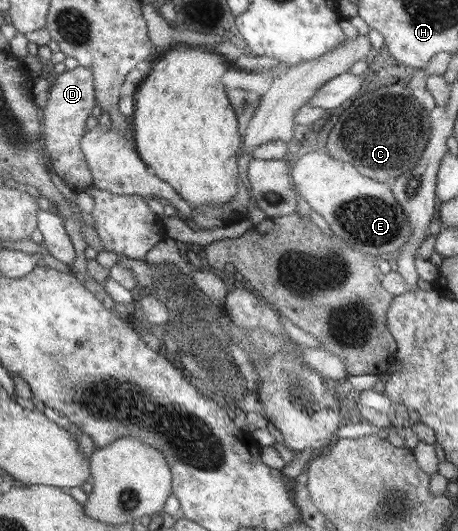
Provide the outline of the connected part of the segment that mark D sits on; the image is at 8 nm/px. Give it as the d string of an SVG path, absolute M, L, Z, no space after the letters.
M78 65L56 77L52 86L49 86L46 105L41 111L44 146L49 156L49 166L54 170L53 174L61 178L76 193L82 192L93 180L80 147L80 140L86 133L85 120L94 104L94 92L95 77L92 71L88 70L88 67Z

